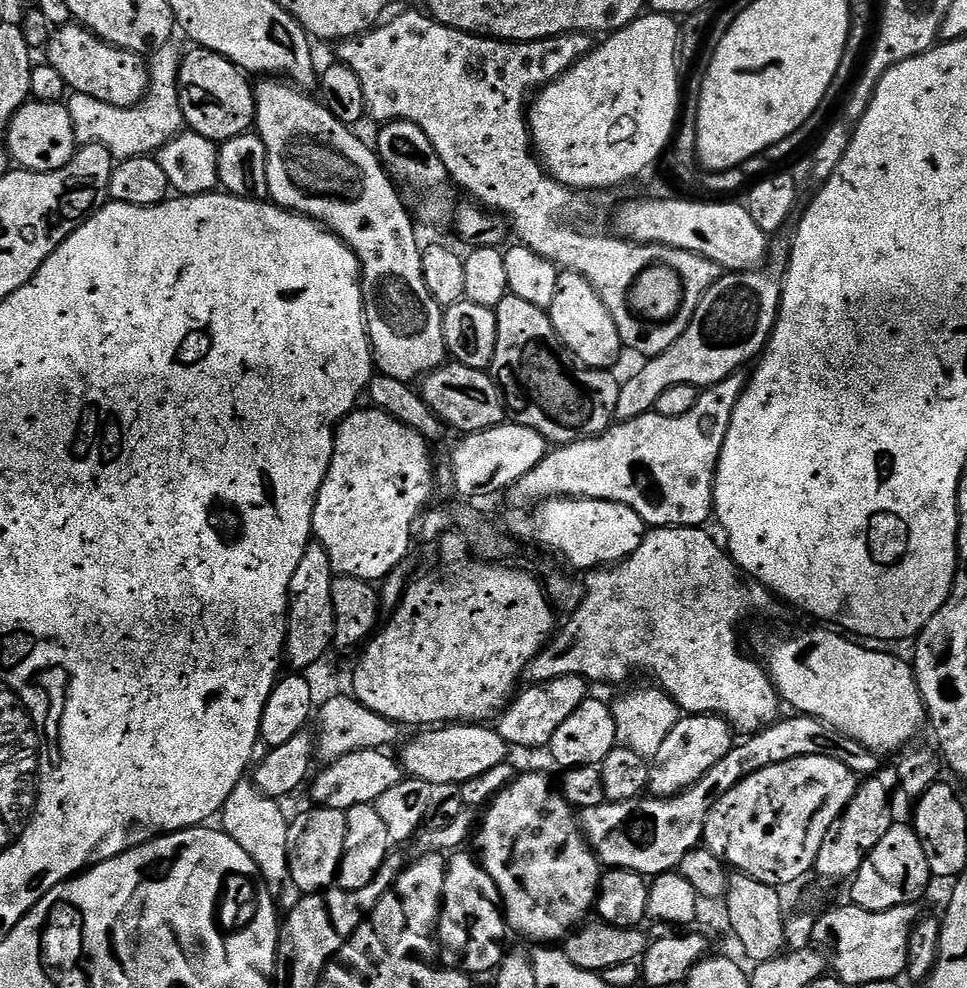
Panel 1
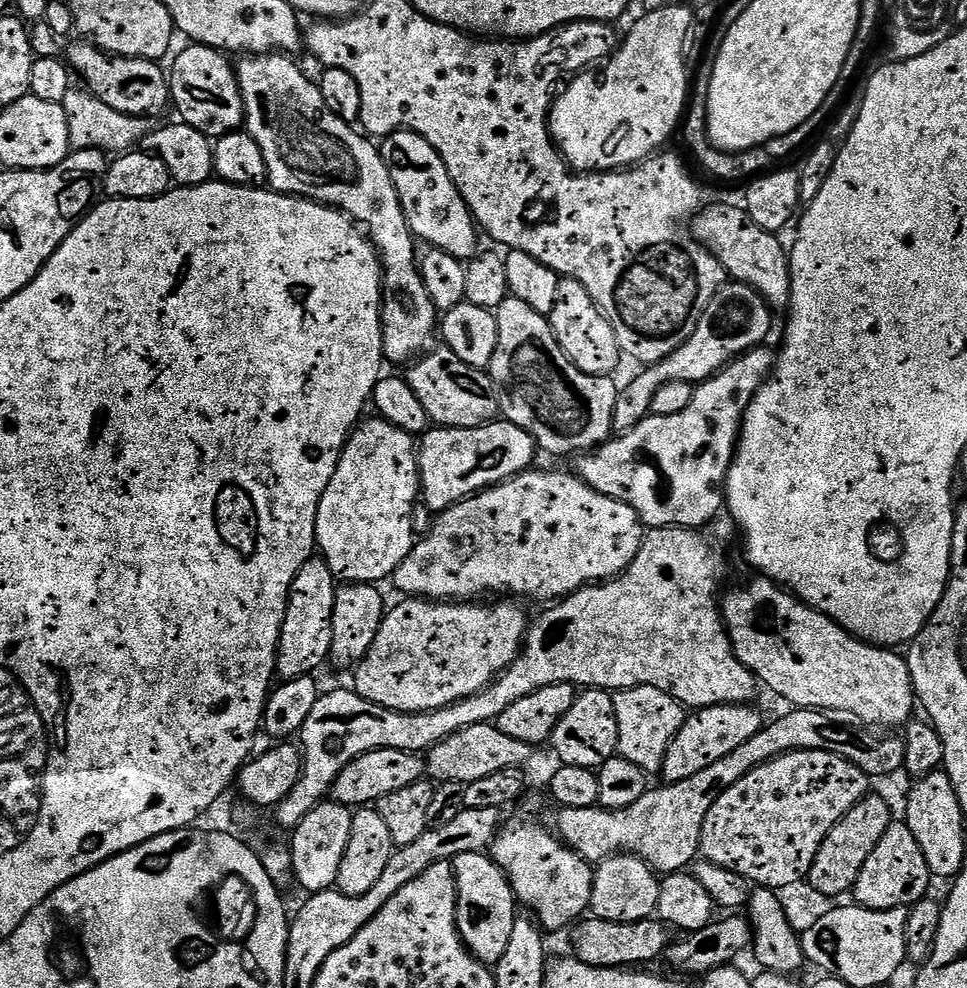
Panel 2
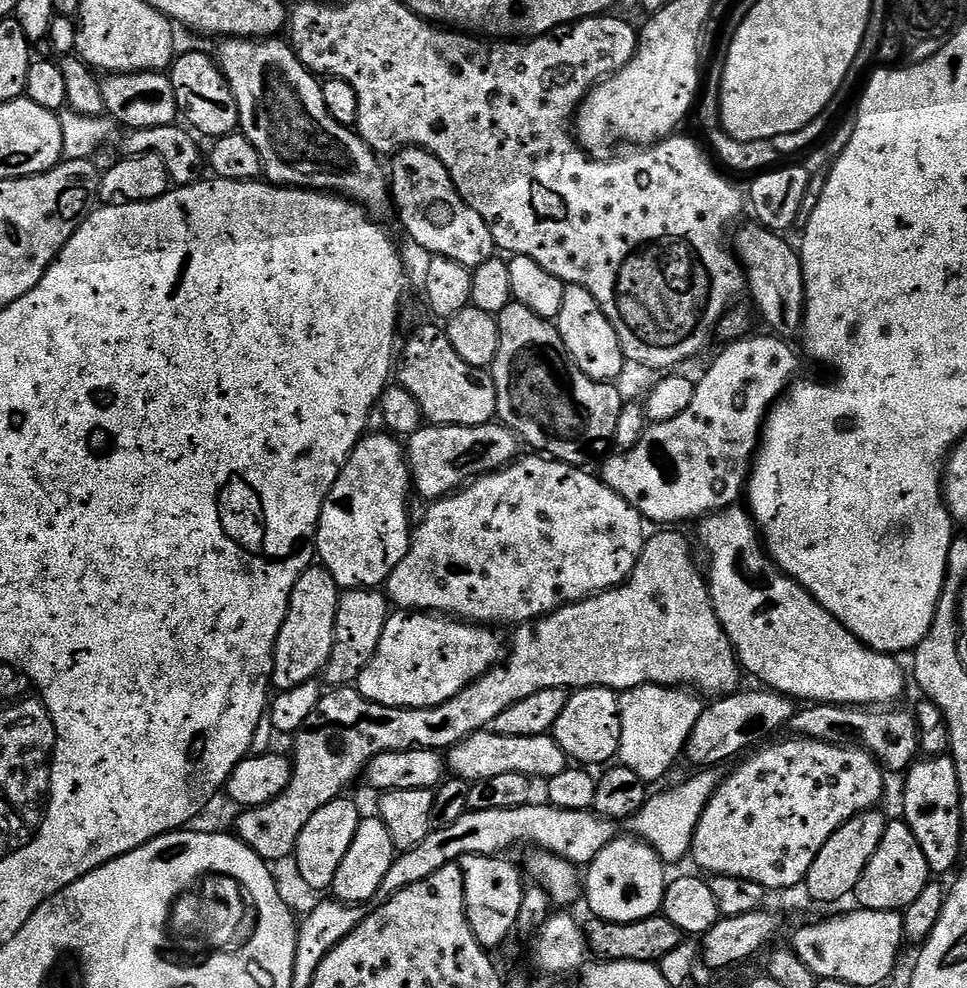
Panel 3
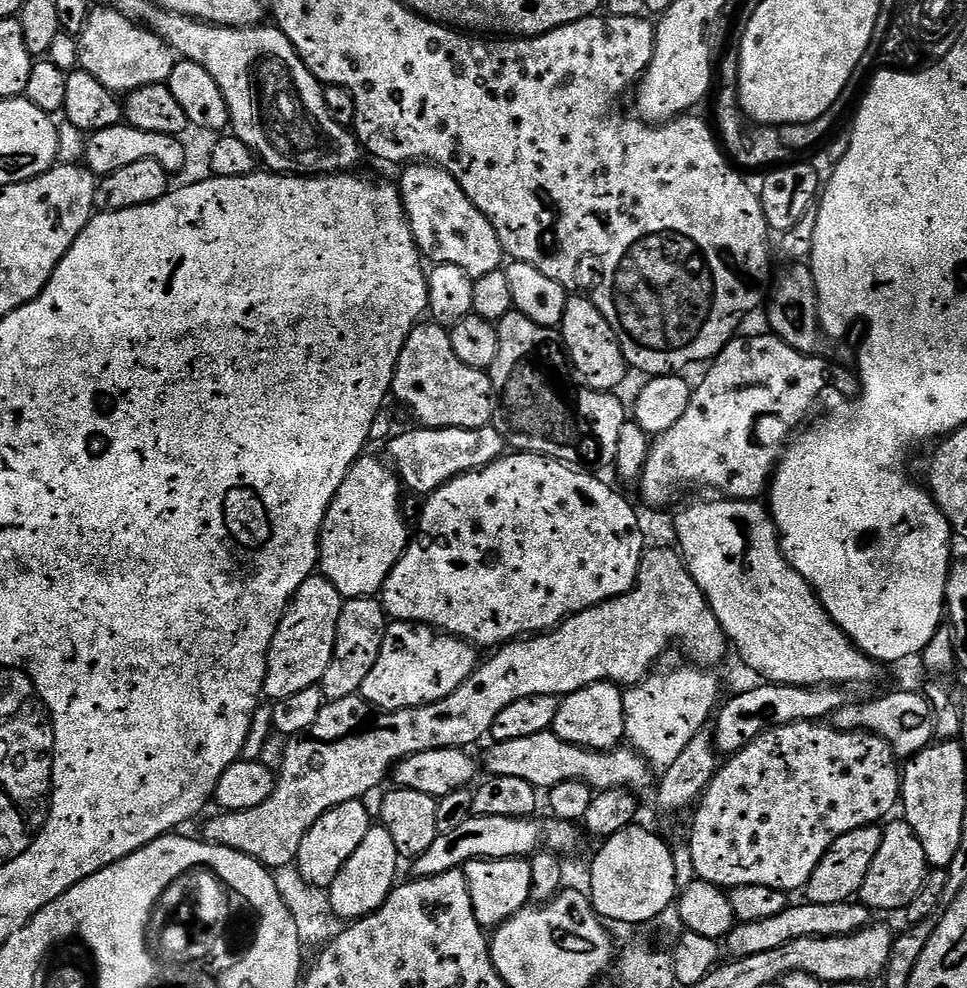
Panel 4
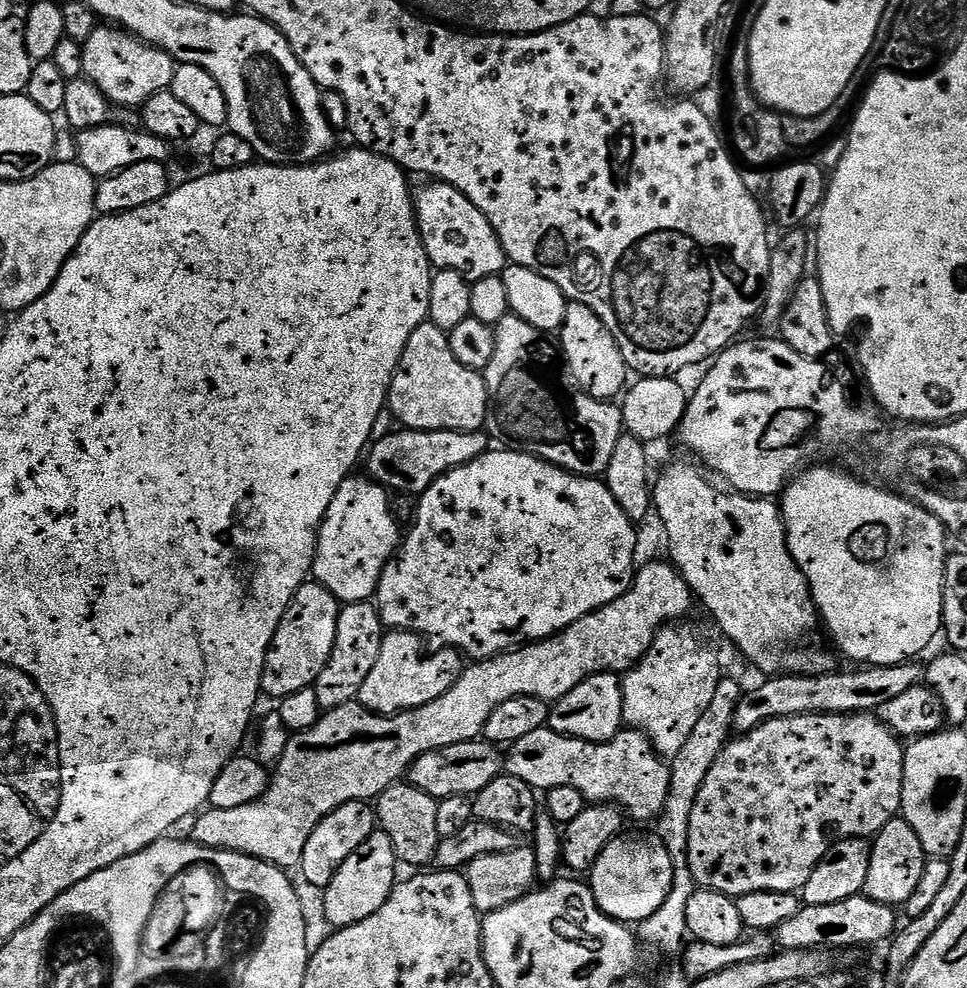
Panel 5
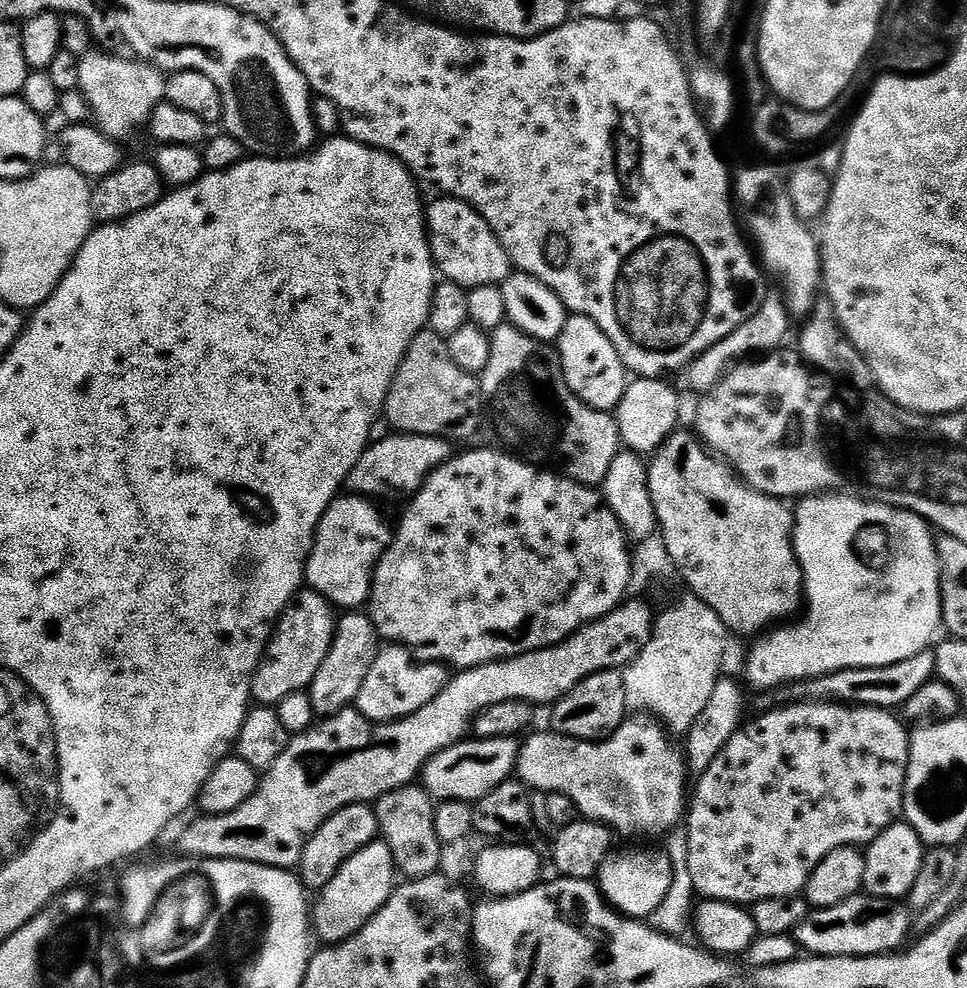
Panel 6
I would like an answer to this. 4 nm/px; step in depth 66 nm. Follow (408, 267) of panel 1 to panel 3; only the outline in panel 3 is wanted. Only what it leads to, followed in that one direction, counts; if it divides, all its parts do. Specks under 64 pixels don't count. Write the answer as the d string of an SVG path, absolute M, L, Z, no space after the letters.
M224 38L219 41L220 49L214 52L215 59L218 61L220 71L224 73L228 79L230 90L234 94L234 98L238 102L238 114L240 115L239 131L243 132L246 138L250 138L250 142L254 142L254 146L258 150L258 154L264 163L263 175L267 177L273 184L279 184L285 188L310 188L313 190L323 190L333 194L339 194L349 200L355 200L357 204L368 209L369 213L377 214L384 207L389 207L390 204L390 180L380 169L377 153L373 152L368 147L360 135L352 128L342 126L338 122L334 122L334 118L330 118L330 110L326 110L326 102L322 102L322 90L320 89L321 81L317 79L313 73L309 72L304 64L292 51L287 43L283 44L283 39L280 38Z

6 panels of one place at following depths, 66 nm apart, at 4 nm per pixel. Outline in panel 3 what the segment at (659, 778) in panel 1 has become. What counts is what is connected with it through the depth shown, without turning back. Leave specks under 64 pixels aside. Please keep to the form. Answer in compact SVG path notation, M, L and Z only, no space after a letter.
M737 690L723 698L713 699L711 701L711 703L709 703L707 705L707 707L705 707L703 709L701 716L698 718L697 724L693 728L693 732L690 734L690 736L688 738L687 747L686 747L686 760L688 758L690 763L700 764L700 765L696 765L696 766L720 766L720 765L723 765L723 763L722 763L723 760L728 760L731 758L731 756L736 756L736 755L737 755L736 757L739 757L741 755L741 753L739 754L739 752L742 751L743 748L746 747L747 744L751 742L751 740L760 740L761 739L760 741L763 741L765 738L768 738L768 737L763 738L763 736L768 736L771 734L771 732L778 731L779 728L783 726L783 724L784 724L784 727L791 725L792 716L796 713L798 708L797 708L797 705L795 703L793 703L793 701L791 699L789 699L789 697L779 695L771 690L759 690L760 692L744 692L744 691L745 690Z

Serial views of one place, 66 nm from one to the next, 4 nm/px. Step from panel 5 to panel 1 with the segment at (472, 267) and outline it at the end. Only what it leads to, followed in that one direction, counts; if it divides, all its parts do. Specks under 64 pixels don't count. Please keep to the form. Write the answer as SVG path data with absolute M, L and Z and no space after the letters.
M390 120L376 136L374 151L380 163L388 170L389 176L397 185L409 188L420 199L420 216L428 224L444 224L453 219L453 185L438 150L426 138L426 134L414 122L409 120Z

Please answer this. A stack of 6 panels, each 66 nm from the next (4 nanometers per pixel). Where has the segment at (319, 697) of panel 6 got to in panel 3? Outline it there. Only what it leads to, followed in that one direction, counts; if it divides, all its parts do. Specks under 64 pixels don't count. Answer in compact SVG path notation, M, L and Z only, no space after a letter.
M354 588L345 591L338 602L338 614L334 622L334 646L323 670L322 680L333 689L355 685L362 670L374 658L378 642L382 642L382 630L390 615L390 601L383 591L371 588Z

